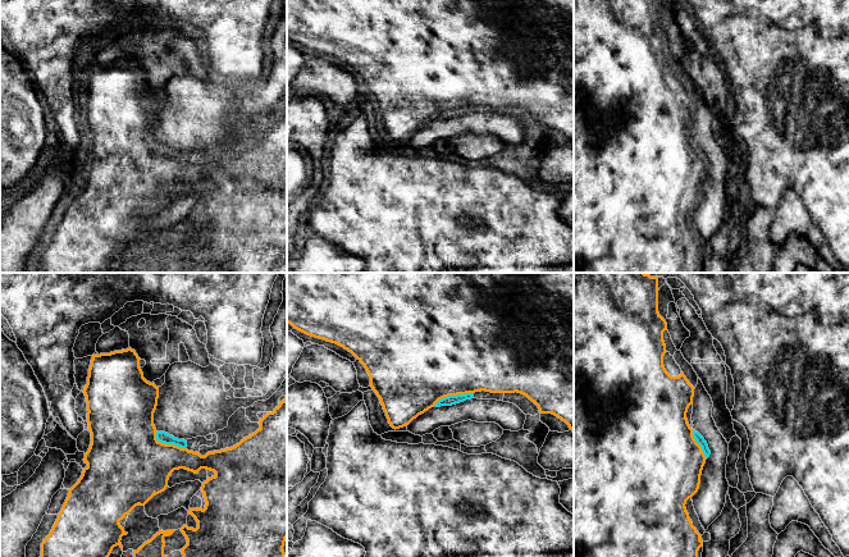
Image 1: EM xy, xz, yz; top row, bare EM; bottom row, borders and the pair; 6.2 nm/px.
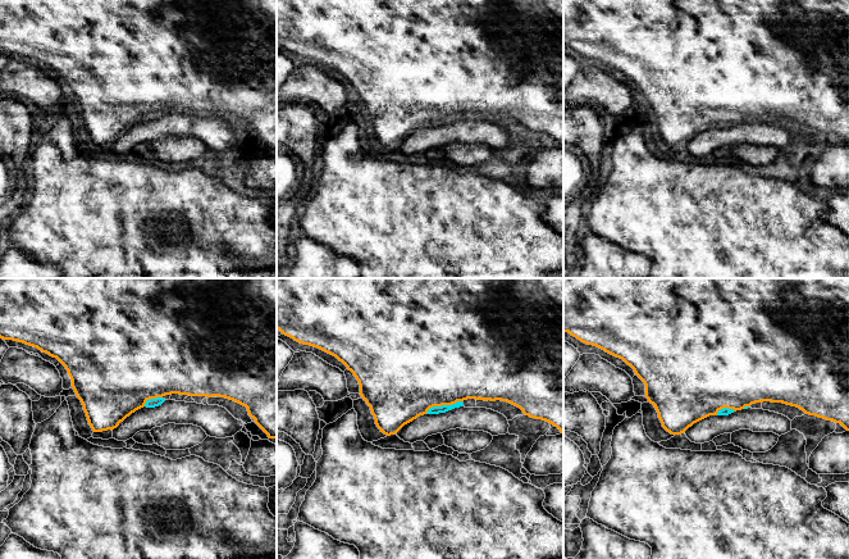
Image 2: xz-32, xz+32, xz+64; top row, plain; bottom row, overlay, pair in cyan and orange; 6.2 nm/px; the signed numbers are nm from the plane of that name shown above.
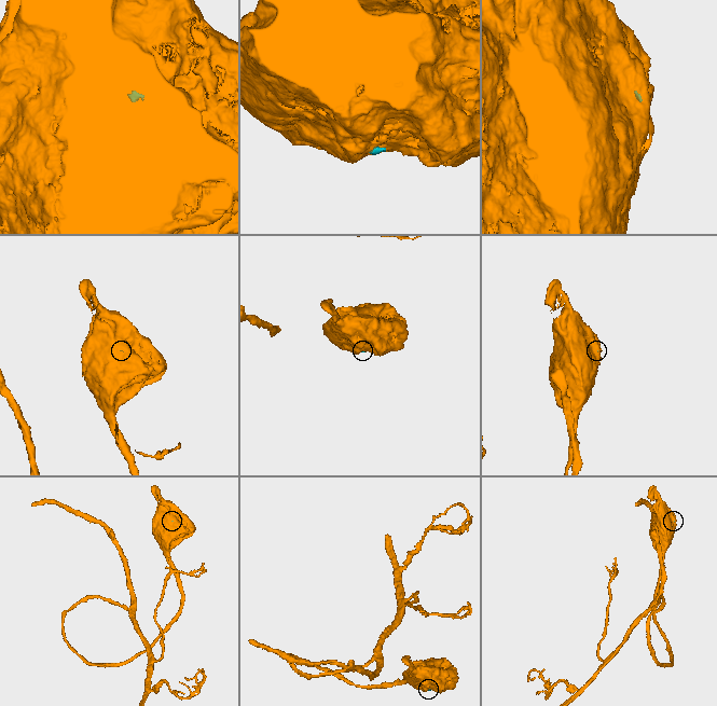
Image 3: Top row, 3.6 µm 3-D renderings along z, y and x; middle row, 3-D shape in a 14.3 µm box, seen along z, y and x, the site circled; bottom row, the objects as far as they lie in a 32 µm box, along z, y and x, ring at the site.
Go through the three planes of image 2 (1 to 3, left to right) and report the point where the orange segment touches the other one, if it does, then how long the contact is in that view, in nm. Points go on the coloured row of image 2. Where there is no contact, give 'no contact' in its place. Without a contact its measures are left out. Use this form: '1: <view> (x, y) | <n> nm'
1: xz-32 (151, 399) | 130 nm
2: xz+32 (443, 405) | 240 nm
3: xz+64 (725, 408) | 130 nm

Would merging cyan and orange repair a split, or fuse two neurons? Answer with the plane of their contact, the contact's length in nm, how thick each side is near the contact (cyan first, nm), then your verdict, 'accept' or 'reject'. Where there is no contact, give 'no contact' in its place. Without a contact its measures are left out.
contact in xz; length 260 nm; calibres 60 and 480 nm; accept

